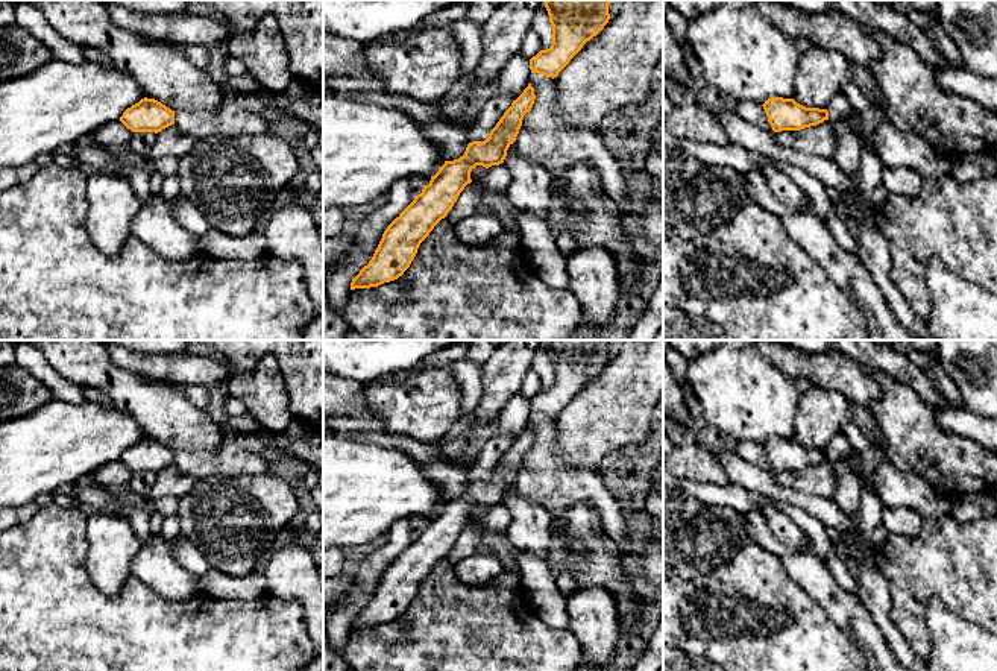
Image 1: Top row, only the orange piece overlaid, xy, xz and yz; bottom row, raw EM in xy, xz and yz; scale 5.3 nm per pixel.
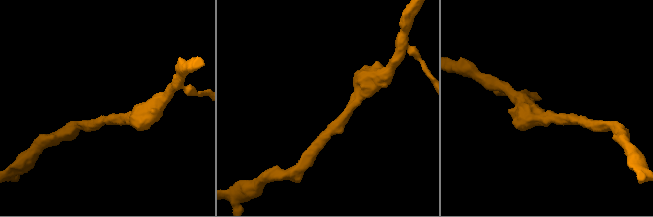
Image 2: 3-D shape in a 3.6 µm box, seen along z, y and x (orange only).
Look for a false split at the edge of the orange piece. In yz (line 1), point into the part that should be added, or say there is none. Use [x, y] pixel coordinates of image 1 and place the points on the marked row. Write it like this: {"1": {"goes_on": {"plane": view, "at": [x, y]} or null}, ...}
{"1": {"goes_on": null}}

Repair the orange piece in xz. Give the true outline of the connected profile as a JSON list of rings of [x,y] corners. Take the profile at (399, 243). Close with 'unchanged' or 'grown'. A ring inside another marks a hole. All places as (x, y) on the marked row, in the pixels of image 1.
[[[528,83],[487,140],[472,141],[463,156],[445,161],[422,193],[387,226],[372,260],[352,279],[351,290],[378,287],[404,275],[420,243],[448,216],[460,193],[472,182],[470,172],[476,165],[489,169],[504,162],[534,99],[534,88]]]; unchanged

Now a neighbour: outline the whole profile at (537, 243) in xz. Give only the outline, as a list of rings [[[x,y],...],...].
[[[519,211],[521,247],[527,263],[552,288],[569,288],[568,260],[558,252],[549,226],[536,216]]]

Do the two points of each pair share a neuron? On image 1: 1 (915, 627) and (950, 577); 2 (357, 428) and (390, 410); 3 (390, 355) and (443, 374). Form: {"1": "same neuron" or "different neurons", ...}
{"1": "same neuron", "2": "different neurons", "3": "different neurons"}

